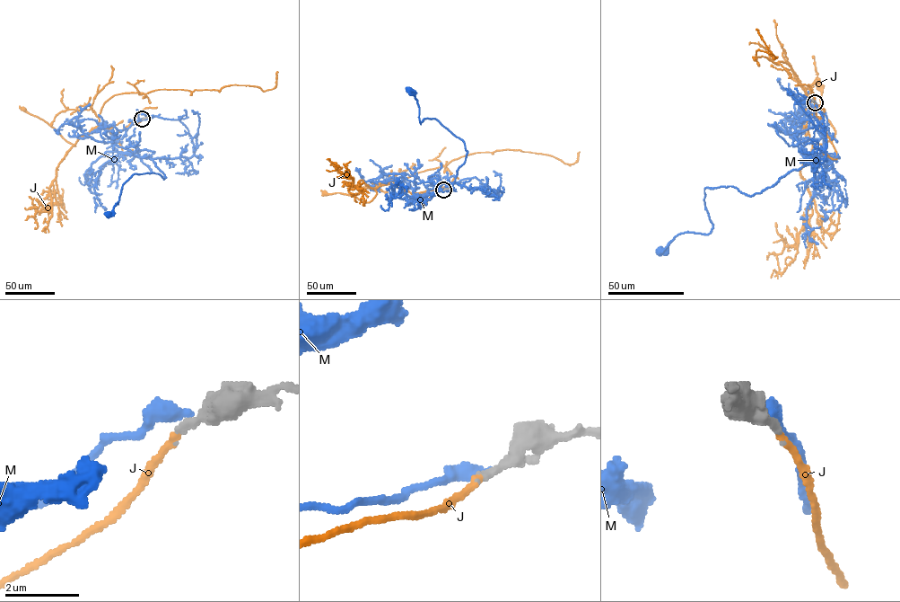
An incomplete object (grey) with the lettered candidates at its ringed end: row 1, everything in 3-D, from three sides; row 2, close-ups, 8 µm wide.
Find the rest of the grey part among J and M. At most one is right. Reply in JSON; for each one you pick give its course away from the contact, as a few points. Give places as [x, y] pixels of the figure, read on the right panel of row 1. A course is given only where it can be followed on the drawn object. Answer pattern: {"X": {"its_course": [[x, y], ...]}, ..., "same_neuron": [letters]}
{"J": {"its_course": [[815, 102], [821, 125], [811, 115], [806, 125], [813, 145], [834, 134], [819, 86]]}, "same_neuron": ["J"]}

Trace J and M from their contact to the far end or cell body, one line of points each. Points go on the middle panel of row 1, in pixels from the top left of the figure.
J: (443, 190), (413, 193), (388, 184), (374, 188), (375, 196), (365, 202), (348, 195), (325, 192)
M: (443, 190), (415, 195), (450, 186), (467, 151), (434, 119), (420, 124), (409, 90)

